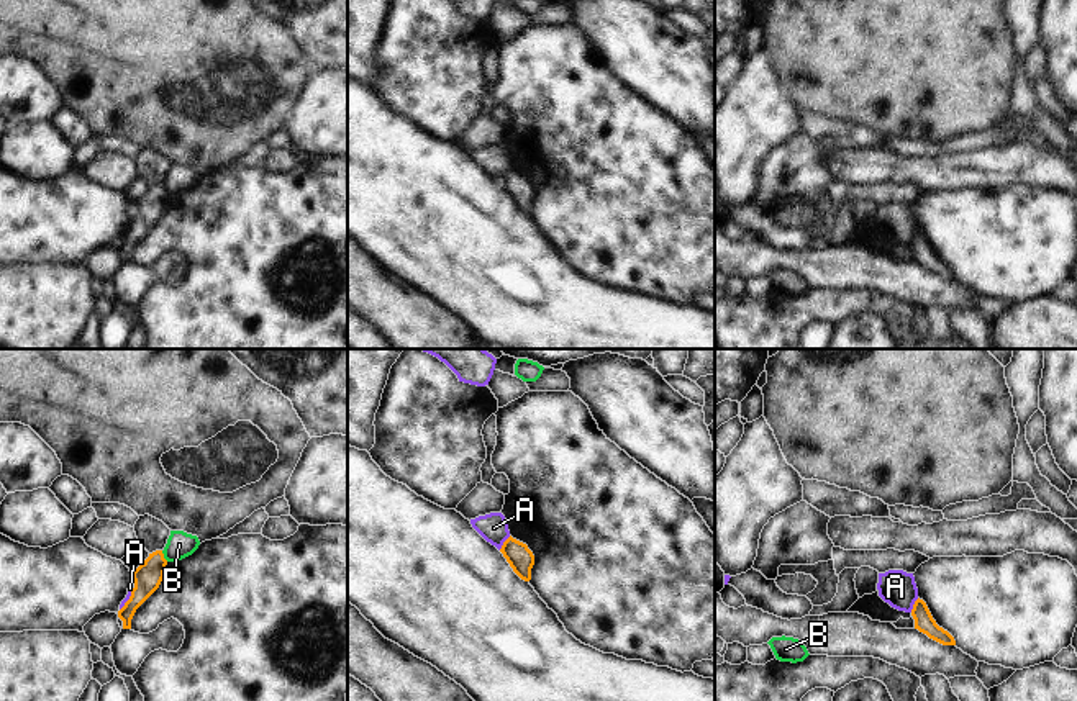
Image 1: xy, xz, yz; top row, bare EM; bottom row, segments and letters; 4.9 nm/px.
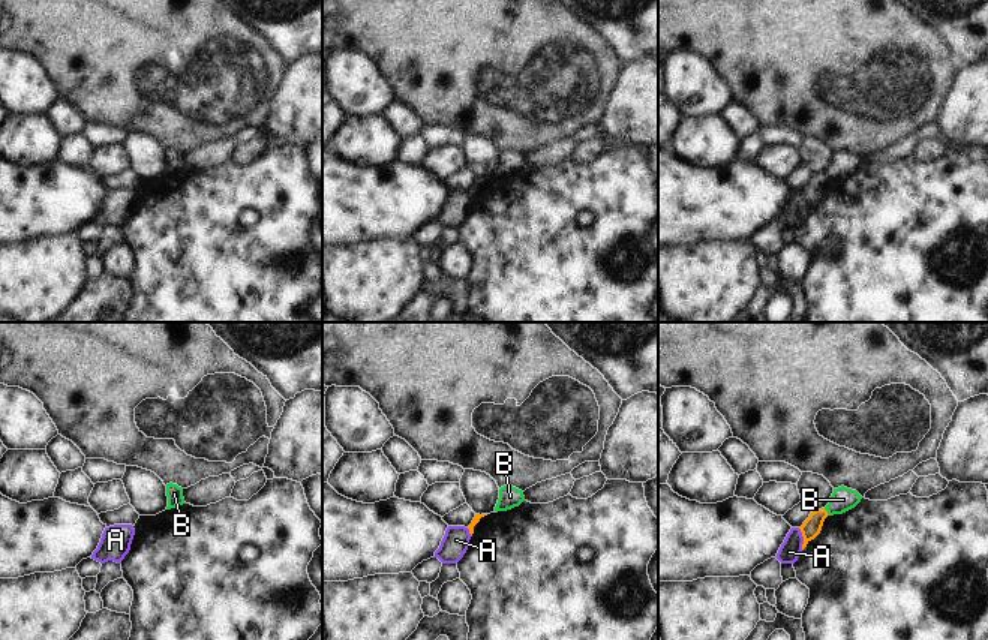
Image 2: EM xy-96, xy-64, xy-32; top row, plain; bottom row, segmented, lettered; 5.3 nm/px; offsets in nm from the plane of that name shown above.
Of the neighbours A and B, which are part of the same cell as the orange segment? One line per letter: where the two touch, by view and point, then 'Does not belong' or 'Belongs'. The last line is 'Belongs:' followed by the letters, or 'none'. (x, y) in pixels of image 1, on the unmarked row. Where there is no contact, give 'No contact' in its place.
A: Touches orange at xz (504, 176). Does not belong
B: Touches orange at xy (163, 189). Does not belong
Belongs: none.

